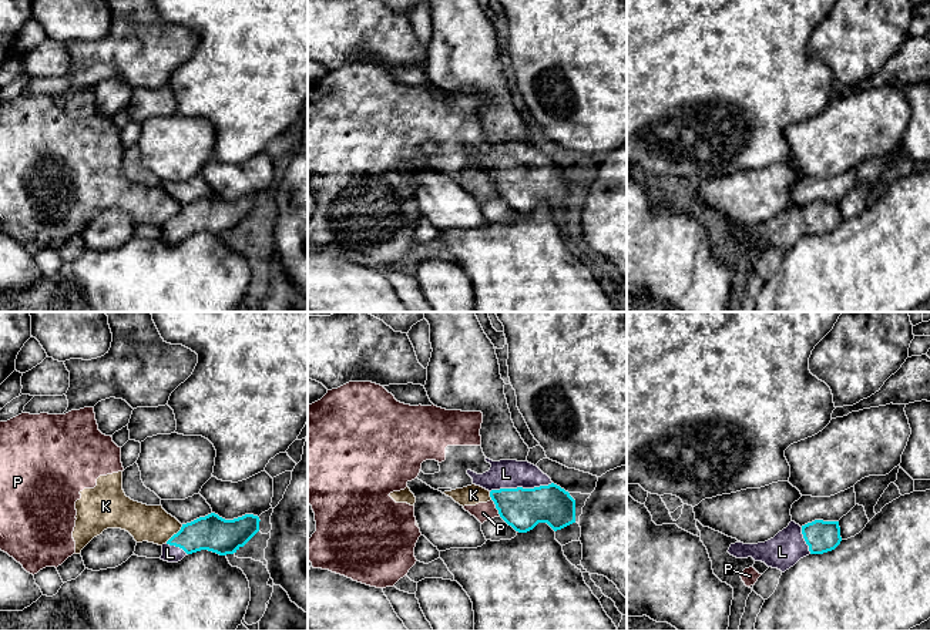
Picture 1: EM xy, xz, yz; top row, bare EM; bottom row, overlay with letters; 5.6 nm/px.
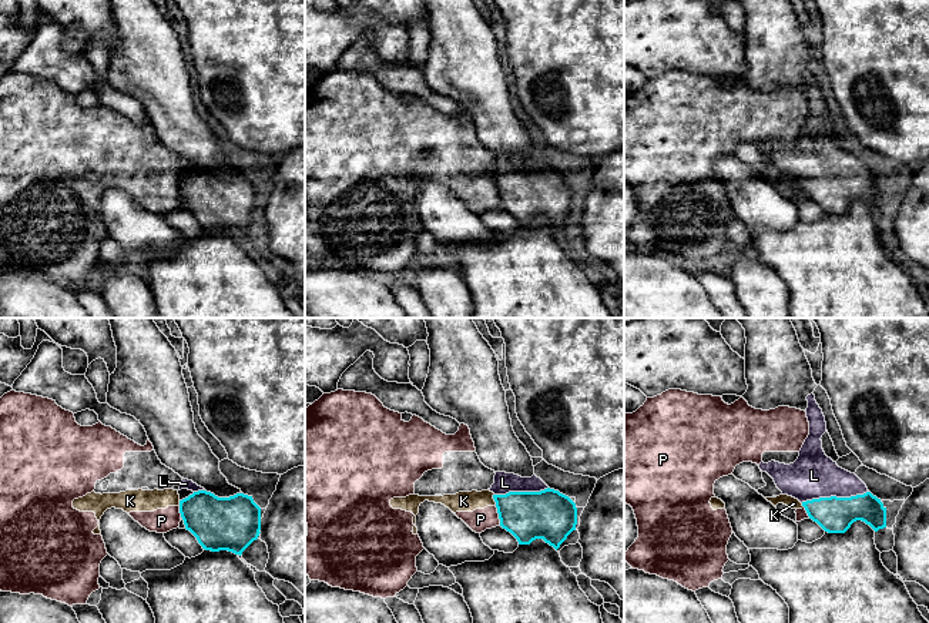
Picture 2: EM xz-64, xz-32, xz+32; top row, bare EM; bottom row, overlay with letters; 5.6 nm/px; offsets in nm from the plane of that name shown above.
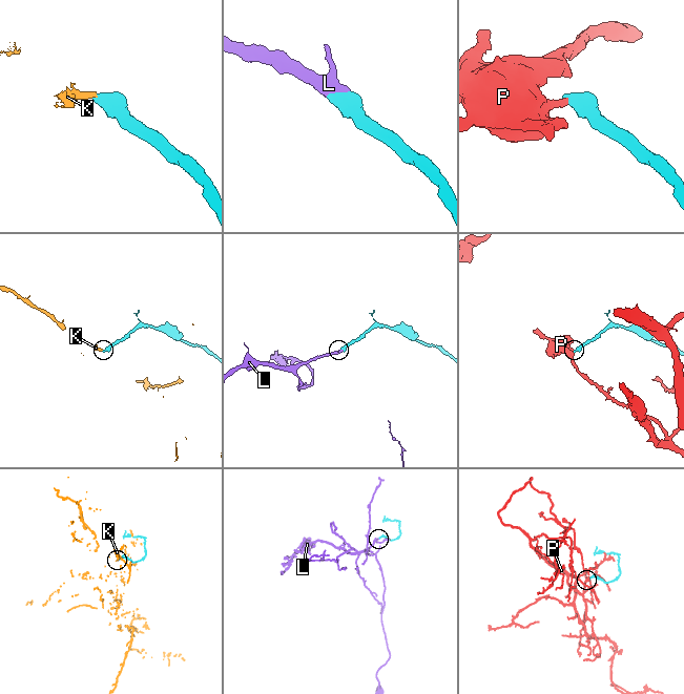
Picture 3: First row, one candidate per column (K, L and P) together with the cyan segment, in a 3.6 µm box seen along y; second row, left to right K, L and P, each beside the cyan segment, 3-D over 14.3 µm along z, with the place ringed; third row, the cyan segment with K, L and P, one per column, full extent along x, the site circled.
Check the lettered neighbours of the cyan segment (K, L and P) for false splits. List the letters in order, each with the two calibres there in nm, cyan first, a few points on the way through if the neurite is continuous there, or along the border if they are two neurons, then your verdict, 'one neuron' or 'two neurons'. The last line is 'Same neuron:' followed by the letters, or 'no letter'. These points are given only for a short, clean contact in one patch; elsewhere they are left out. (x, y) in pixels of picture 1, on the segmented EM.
K: calibres 200 and 200 nm; border xy (183, 524), (165, 541); two neurons
L: calibres 240 and 160 nm; way xz (523, 509), (520, 487), (506, 473); one neuron
P: calibres 240 and 110 nm; border xz (492, 499), (500, 516); two neurons
Same neuron: L

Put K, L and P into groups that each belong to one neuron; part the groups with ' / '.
K P / L

